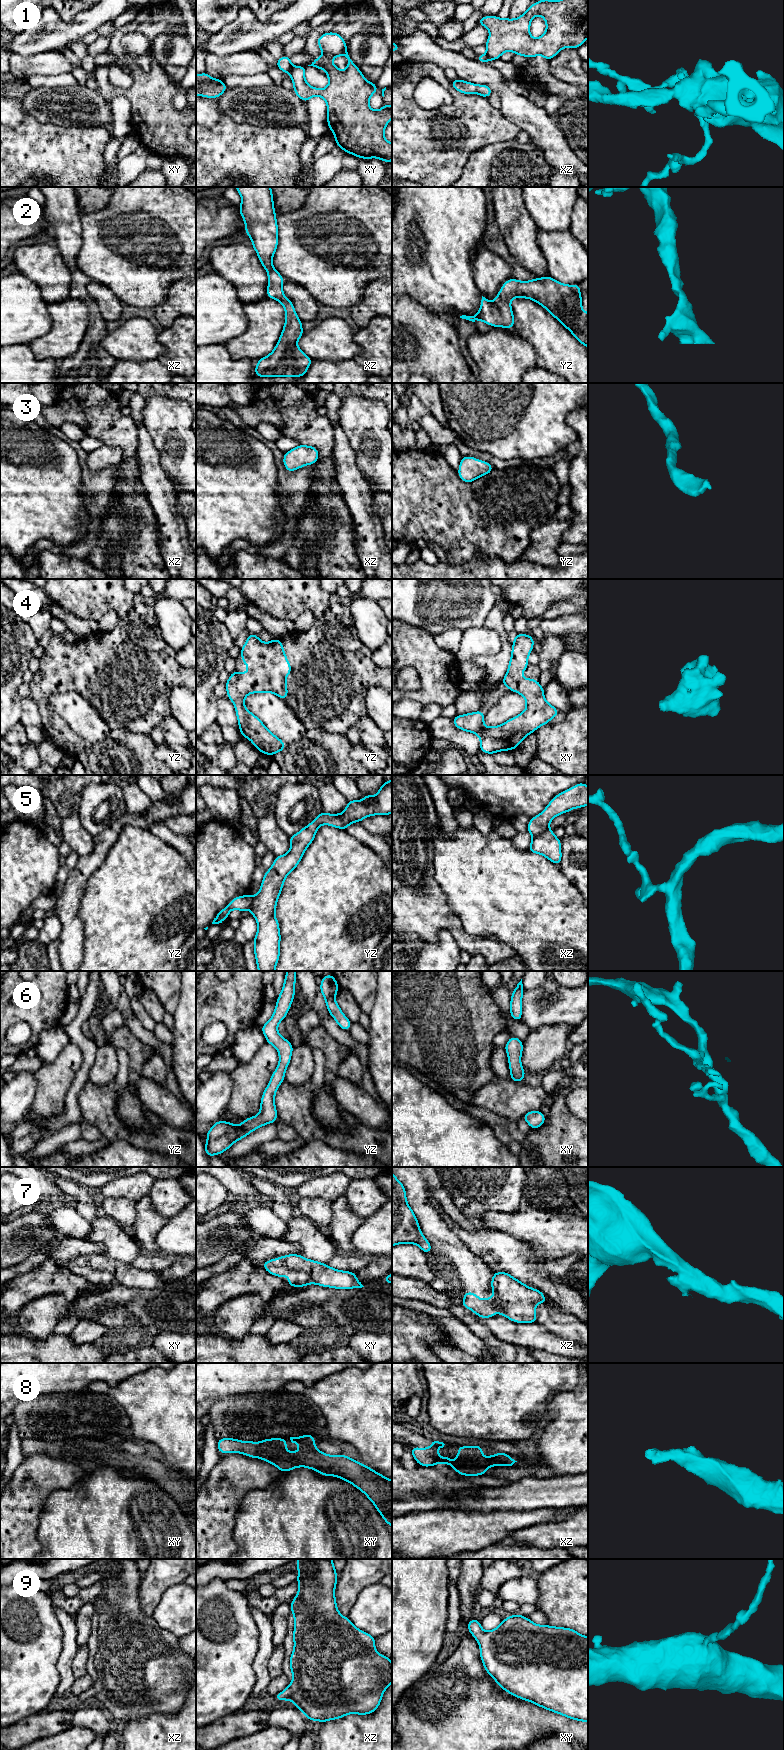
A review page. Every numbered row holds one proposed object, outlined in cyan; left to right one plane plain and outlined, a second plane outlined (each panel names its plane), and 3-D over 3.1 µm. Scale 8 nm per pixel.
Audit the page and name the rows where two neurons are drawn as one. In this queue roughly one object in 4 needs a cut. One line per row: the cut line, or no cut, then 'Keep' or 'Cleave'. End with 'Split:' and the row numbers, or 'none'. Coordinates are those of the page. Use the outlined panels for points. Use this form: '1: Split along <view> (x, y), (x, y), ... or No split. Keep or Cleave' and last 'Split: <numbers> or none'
1: Split along xz (486, 54), (489, 59). Cleave
2: No split. Keep
3: No split. Keep
4: No split. Keep
5: Split along xz (548, 828), (533, 837). Cleave
6: No split. Keep
7: Split along xy (279, 1257), (288, 1267), (303, 1270), (311, 1282). Cleave
8: No split. Keep
9: No split. Keep
Split: 1, 5, 7

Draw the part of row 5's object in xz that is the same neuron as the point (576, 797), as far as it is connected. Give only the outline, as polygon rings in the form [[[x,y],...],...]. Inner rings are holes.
[[[583,782],[557,794],[547,807],[528,823],[527,831],[536,837],[549,829],[549,823],[556,816],[588,805],[588,786]]]

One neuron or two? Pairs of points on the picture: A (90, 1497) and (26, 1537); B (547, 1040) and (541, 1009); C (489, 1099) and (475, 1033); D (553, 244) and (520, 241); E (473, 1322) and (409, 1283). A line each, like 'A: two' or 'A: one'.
A: two
B: two
C: two
D: two
E: two

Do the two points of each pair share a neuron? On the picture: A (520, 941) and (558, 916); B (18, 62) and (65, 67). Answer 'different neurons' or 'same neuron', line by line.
A: same neuron
B: same neuron

